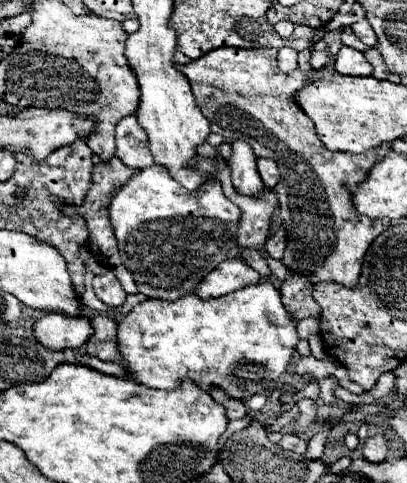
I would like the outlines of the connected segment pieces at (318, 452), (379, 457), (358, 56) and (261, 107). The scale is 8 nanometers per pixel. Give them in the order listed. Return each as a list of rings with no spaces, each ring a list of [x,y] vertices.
[[[323,428],[321,432],[313,434],[311,440],[309,440],[309,450],[305,454],[305,458],[321,458],[323,456],[323,448],[325,448],[325,442],[327,442],[327,436],[329,436],[329,428]]]
[[[375,434],[367,438],[367,442],[363,444],[363,456],[369,462],[383,462],[387,458],[387,452],[389,452],[389,438],[385,434]]]
[[[341,46],[341,50],[335,56],[335,70],[339,74],[349,74],[349,76],[369,76],[373,72],[373,66],[361,52],[349,46]]]
[[[219,48],[219,50],[213,50],[209,52],[209,54],[205,54],[205,56],[201,56],[201,60],[192,60],[192,62],[184,65],[174,63],[174,65],[178,70],[183,70],[183,74],[189,78],[194,98],[197,100],[197,106],[201,106],[203,116],[211,122],[211,130],[213,130],[215,134],[221,134],[221,136],[225,136],[225,138],[229,138],[229,140],[245,140],[245,142],[249,142],[249,144],[253,146],[253,150],[255,150],[257,156],[269,156],[269,158],[273,158],[273,160],[279,164],[281,182],[279,182],[273,190],[275,190],[277,196],[279,196],[279,218],[281,218],[281,222],[283,222],[283,226],[285,226],[285,230],[287,230],[287,250],[285,250],[285,256],[283,256],[283,264],[285,264],[289,270],[303,272],[303,274],[311,274],[311,282],[313,282],[313,284],[319,284],[319,282],[325,282],[325,280],[335,280],[335,282],[339,282],[339,284],[343,284],[343,286],[347,286],[347,288],[355,288],[357,278],[359,278],[359,272],[361,272],[361,262],[363,262],[363,256],[365,256],[367,248],[371,246],[371,242],[373,242],[381,232],[385,232],[385,230],[391,228],[391,222],[389,222],[389,220],[371,220],[371,218],[359,214],[359,212],[353,208],[351,196],[353,196],[353,192],[357,190],[357,186],[369,176],[373,164],[377,164],[377,162],[387,154],[389,144],[381,144],[379,148],[367,150],[367,152],[363,152],[363,154],[329,152],[329,150],[325,148],[325,144],[321,144],[321,140],[317,138],[317,132],[315,132],[315,128],[313,128],[313,120],[309,120],[309,118],[305,116],[305,112],[301,110],[301,106],[291,98],[291,96],[295,96],[295,92],[299,92],[301,88],[305,88],[305,86],[309,86],[311,82],[315,82],[315,80],[319,78],[317,72],[321,72],[321,70],[313,70],[311,74],[305,74],[303,70],[295,68],[291,74],[283,74],[283,72],[279,70],[279,60],[277,60],[277,50],[275,50],[275,48],[251,48],[249,50],[245,48]]]

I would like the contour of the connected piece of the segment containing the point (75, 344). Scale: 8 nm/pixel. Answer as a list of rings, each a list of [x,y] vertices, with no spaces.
[[[45,314],[35,320],[33,334],[43,348],[49,350],[65,350],[79,348],[93,334],[93,326],[89,318],[67,318],[65,314]]]

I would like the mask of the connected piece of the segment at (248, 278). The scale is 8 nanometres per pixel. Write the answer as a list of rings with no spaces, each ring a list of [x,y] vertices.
[[[237,256],[221,262],[215,268],[215,272],[209,272],[209,276],[205,276],[205,280],[197,286],[195,294],[201,298],[215,298],[257,282],[261,282],[261,274],[255,268],[251,268],[241,256]]]

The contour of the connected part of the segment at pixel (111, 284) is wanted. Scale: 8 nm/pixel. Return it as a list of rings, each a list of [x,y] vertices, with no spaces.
[[[105,268],[103,274],[93,278],[93,288],[99,300],[103,300],[109,306],[121,306],[127,298],[127,292],[123,290],[121,282],[117,280],[113,268]]]

